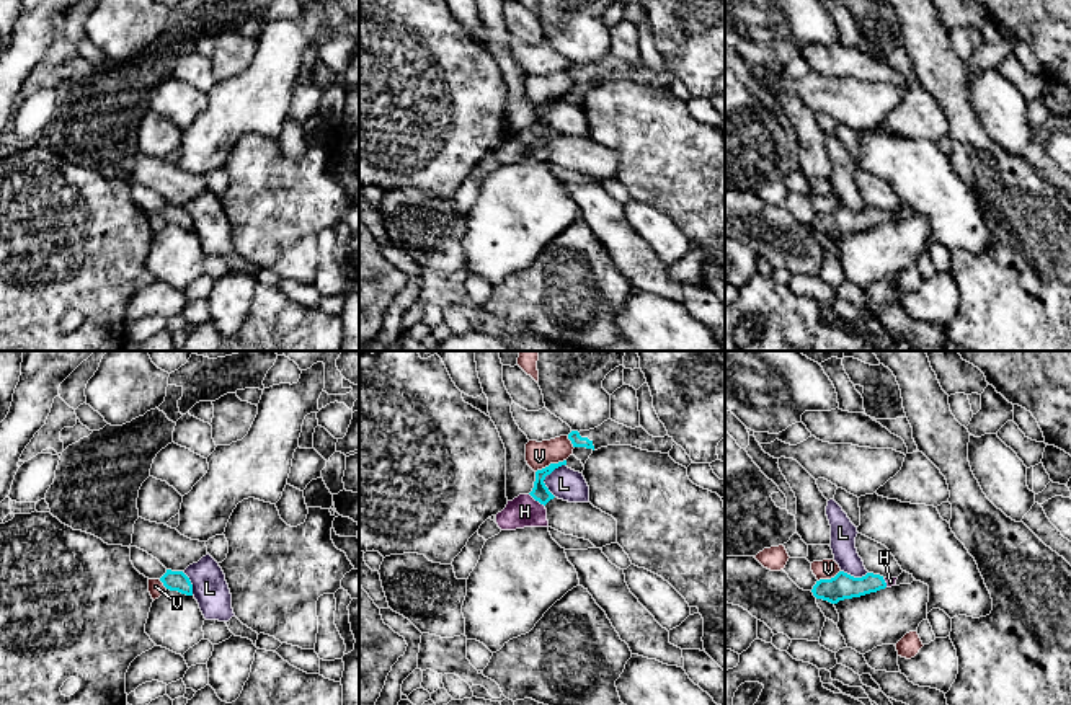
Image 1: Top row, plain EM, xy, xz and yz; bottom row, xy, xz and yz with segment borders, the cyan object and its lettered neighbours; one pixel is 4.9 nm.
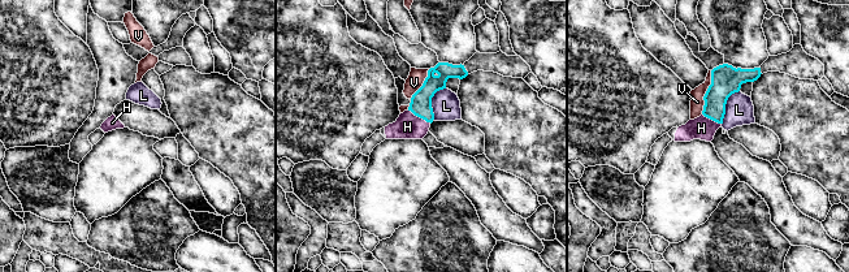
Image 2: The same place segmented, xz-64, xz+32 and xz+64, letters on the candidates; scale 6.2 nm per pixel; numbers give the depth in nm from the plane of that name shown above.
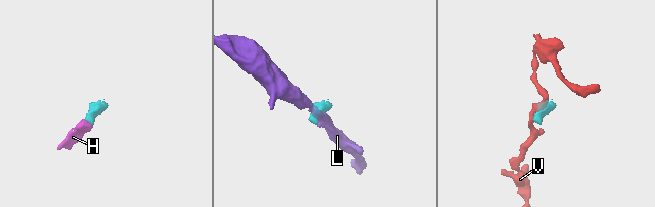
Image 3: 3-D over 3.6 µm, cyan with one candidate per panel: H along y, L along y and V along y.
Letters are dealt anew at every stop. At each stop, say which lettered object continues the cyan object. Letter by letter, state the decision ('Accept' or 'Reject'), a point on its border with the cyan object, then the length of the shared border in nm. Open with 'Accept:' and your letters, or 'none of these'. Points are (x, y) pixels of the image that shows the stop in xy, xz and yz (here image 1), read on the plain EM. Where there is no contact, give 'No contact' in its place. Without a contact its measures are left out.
Accept: H
H: Accept. Touches cyan at xz (537, 134). Shared border 100 nm
L: Reject. Touches cyan at xz (546, 110). Shared border 180 nm
V: Reject. Touches cyan at xz (551, 98). Shared border 170 nm

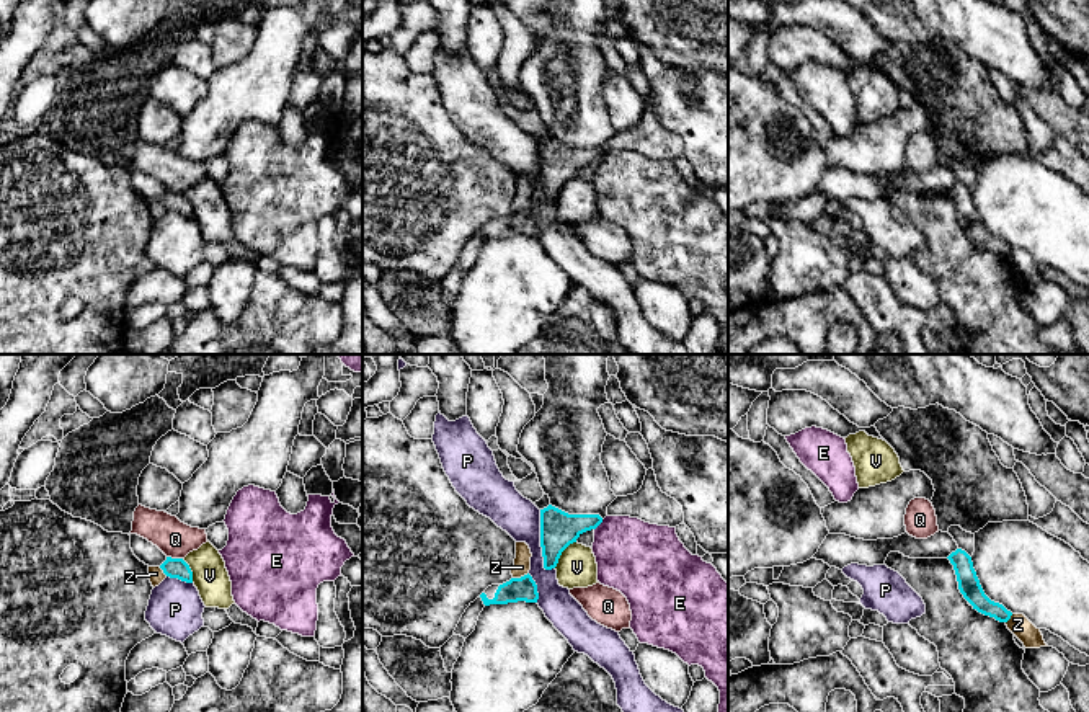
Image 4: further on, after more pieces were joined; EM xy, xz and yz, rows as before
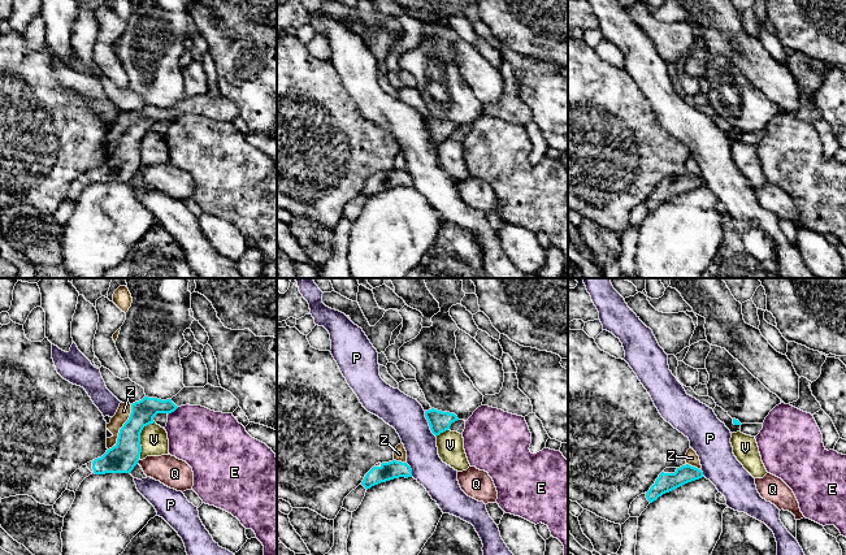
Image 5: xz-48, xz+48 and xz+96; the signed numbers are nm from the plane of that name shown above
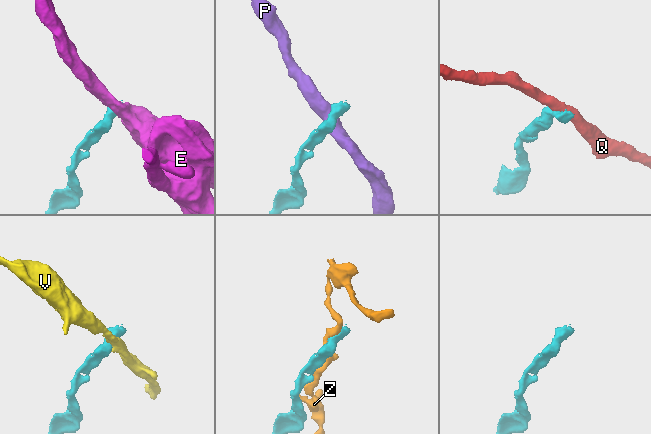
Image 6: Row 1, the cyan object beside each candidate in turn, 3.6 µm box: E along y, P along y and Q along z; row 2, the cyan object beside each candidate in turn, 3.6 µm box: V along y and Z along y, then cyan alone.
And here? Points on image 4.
Accept: none of these
E: Reject. Touches cyan at xz (600, 157). Shared border 70 nm
P: Reject. Touches cyan at xz (541, 177). Shared border 300 nm
Q: Reject. Touches cyan at xy (175, 193). Shared border 80 nm
V: Reject. Touches cyan at xz (560, 188). Shared border 170 nm
Z: Reject. Touches cyan at xz (521, 211). Shared border 90 nm

